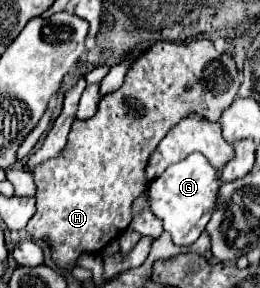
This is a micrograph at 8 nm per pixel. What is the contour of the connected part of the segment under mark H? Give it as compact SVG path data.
M196 39L190 43L158 41L146 55L142 55L128 71L124 85L102 97L94 117L86 121L74 121L68 133L68 143L56 159L40 163L32 169L36 183L38 211L26 225L32 239L44 239L50 243L50 257L60 269L72 269L82 253L100 253L112 239L116 239L132 221L132 203L144 193L144 169L150 153L160 139L188 113L200 113L210 121L218 121L220 113L232 105L240 87L240 71L230 53L218 53L208 39Z

